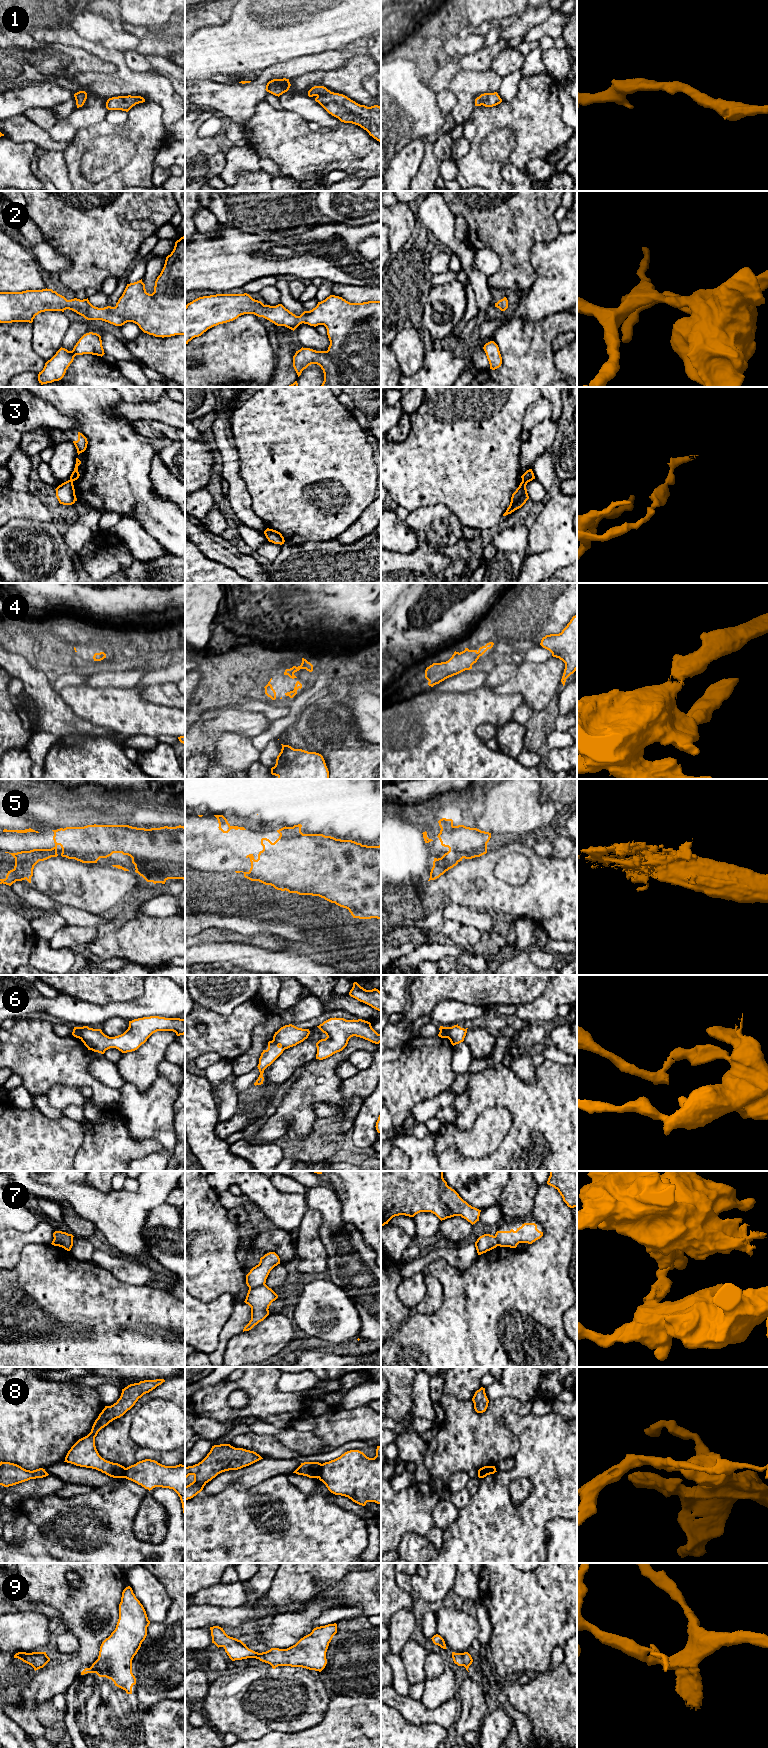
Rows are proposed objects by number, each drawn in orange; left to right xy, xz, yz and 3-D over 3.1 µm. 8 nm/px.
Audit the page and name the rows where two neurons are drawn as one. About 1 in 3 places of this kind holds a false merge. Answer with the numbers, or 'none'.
3, 6, 7, 8

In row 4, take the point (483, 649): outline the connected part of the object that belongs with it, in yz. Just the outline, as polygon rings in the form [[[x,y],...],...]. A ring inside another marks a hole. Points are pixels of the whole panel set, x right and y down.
[[[489,642],[485,646],[480,647],[478,651],[465,648],[460,653],[455,651],[452,657],[446,662],[433,663],[425,670],[425,678],[429,681],[428,685],[433,687],[449,677],[472,669],[472,665],[488,649],[491,649],[493,645],[493,642]]]

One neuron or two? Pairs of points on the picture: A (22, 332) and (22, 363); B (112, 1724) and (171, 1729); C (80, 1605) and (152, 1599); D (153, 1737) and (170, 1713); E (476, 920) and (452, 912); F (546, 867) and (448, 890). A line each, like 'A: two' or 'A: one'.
A: one
B: two
C: two
D: one
E: one
F: one

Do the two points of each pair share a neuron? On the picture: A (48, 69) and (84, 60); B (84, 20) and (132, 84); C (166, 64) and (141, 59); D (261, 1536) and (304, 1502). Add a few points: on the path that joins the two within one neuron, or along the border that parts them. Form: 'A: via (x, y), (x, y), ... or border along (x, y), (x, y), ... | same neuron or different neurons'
A: via (57, 60), (75, 60) | same neuron
B: border along (84, 37), (105, 48), (116, 48), (123, 53) | different neurons
C: via (160, 64), (147, 63) | same neuron
D: via (272, 1535), (294, 1513) | same neuron

